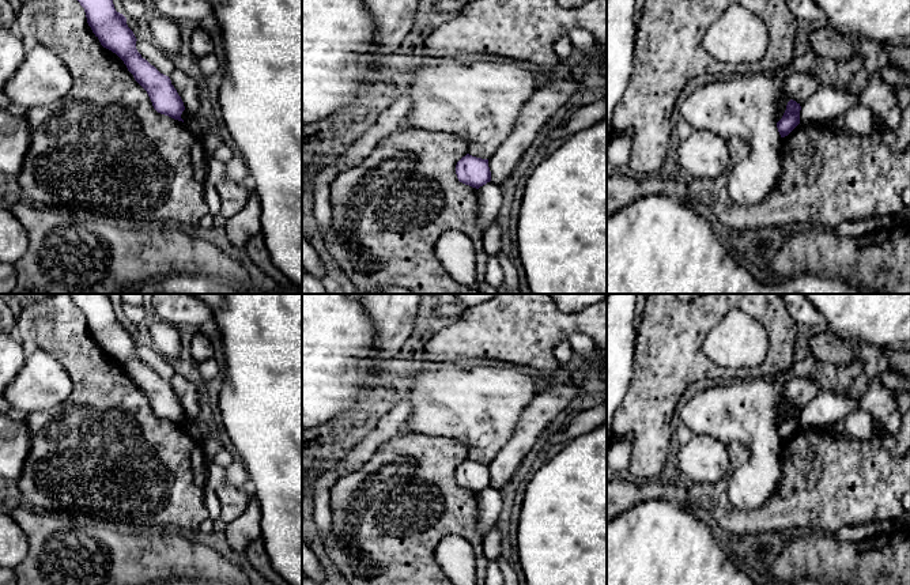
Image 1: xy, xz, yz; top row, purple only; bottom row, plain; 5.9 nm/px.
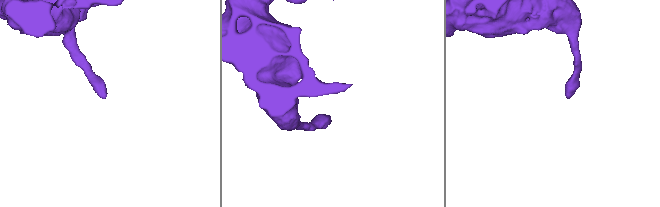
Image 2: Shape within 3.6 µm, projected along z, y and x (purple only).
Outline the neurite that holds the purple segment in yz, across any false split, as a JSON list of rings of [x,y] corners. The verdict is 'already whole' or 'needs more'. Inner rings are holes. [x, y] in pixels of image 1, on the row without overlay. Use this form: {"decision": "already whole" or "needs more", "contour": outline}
{"decision": "already whole", "contour": [[[793,404],[788,407],[782,423],[777,427],[781,442],[788,441],[800,429],[800,415],[800,408]]]}

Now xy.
{"decision": "already whole", "contour": [[[71,294],[84,313],[87,328],[101,350],[116,358],[147,396],[154,414],[182,426],[184,407],[169,381],[161,378],[136,354],[136,341],[127,329],[127,322],[117,317],[109,294]]]}

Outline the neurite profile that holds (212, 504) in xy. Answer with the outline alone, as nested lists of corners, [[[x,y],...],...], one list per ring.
[[[205,488],[204,498],[205,498],[205,507],[208,512],[208,517],[215,521],[216,518],[220,517],[220,502],[216,495],[216,491]]]

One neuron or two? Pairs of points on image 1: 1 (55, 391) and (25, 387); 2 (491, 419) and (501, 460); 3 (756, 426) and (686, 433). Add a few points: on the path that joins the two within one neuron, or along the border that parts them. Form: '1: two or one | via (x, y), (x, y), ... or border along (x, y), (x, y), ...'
1: one | via (48, 387), (31, 387)
2: two | border along (516, 423), (508, 441), (487, 463)
3: two | border along (680, 422), (693, 433)

